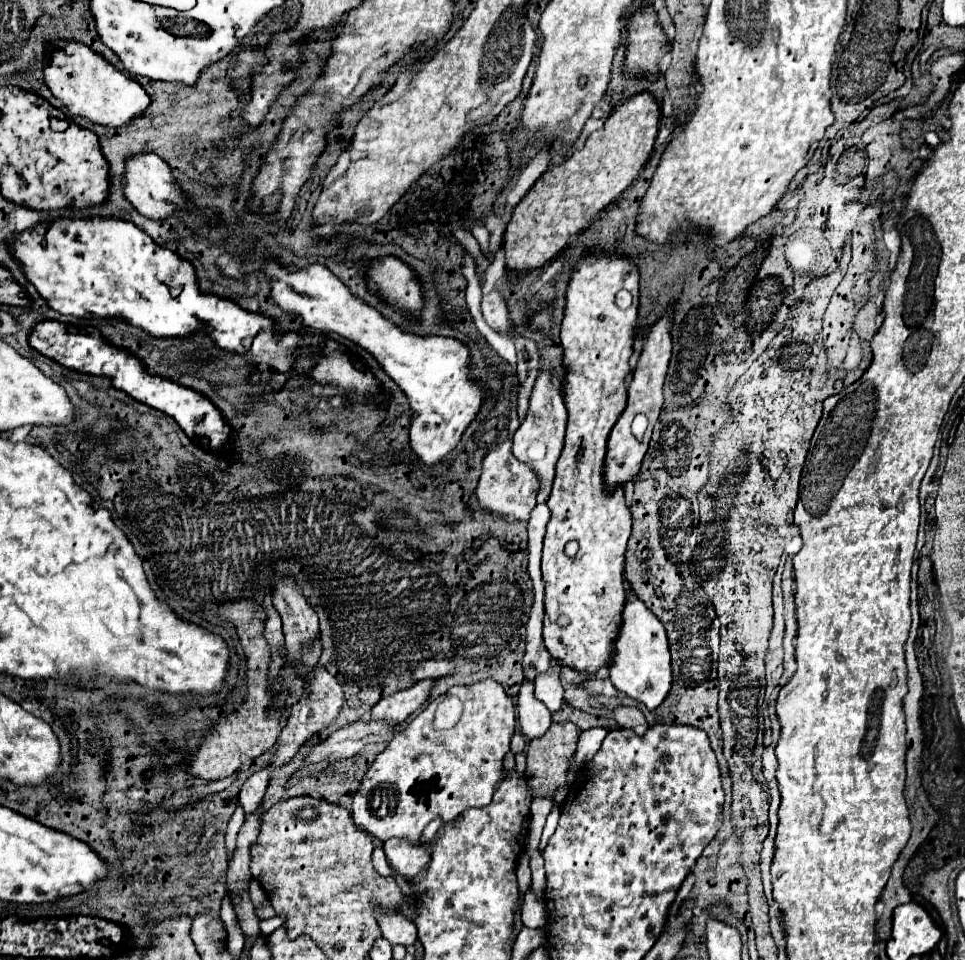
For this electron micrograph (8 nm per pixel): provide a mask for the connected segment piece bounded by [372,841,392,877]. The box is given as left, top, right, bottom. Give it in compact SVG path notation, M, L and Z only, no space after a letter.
M376 841L374 853L372 853L372 865L374 865L374 871L378 875L384 875L384 877L390 877L392 875L392 869L388 867L388 861L384 857L384 849L382 849L382 843L380 841Z

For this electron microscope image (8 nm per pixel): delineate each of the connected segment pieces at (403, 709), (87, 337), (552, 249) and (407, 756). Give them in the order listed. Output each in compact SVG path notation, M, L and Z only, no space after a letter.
M424 679L396 695L388 695L386 699L382 699L380 703L376 703L372 707L370 719L374 719L374 721L388 719L390 723L406 721L414 711L418 711L426 703L426 699L430 697L432 685L434 685L432 679Z
M40 321L34 325L30 337L28 337L28 343L30 347L34 347L38 353L58 361L60 365L64 367L70 367L70 369L76 369L76 371L82 371L82 373L92 373L92 375L104 375L104 377L110 377L114 387L126 391L130 397L134 397L136 401L140 403L146 403L158 411L164 411L166 415L174 417L178 421L178 425L186 431L188 437L192 439L208 439L208 445L212 451L224 451L230 435L232 435L232 429L226 425L222 413L200 393L192 391L192 389L186 389L182 385L176 385L172 383L170 379L162 379L162 377L154 377L150 375L142 361L136 359L134 355L126 353L124 349L116 349L112 345L108 345L100 331L96 327L84 327L84 333L68 333L66 331L66 325L60 323L60 321Z
M650 93L634 95L632 99L628 99L628 103L618 105L610 113L610 117L604 121L602 131L600 133L594 131L586 139L584 149L574 151L574 155L568 157L564 163L550 167L550 171L546 171L542 179L536 181L536 185L524 195L524 199L512 211L510 223L504 233L504 253L508 273L524 273L544 267L570 243L572 235L584 231L596 213L606 209L606 205L610 205L624 189L628 189L650 157L650 151L658 135L658 123L660 123L660 105L656 103L656 99Z
M484 679L468 687L452 687L450 695L456 695L464 703L462 717L452 729L434 729L434 701L404 731L400 731L370 765L352 803L352 819L362 831L380 841L398 837L410 839L414 845L422 845L418 839L422 829L430 823L430 813L438 813L442 821L448 823L456 819L460 811L470 807L486 807L492 801L492 793L502 777L502 759L510 751L510 737L516 729L516 707L504 693L502 685L492 679Z

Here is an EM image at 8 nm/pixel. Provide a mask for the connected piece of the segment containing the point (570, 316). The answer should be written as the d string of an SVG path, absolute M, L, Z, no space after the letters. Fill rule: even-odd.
M618 253L614 255L600 255L598 259L594 255L588 255L584 257L574 273L572 273L572 279L570 279L570 285L568 285L568 295L566 295L566 311L564 311L564 321L562 321L562 331L560 331L560 339L562 339L562 347L564 347L564 363L568 367L568 375L566 375L566 383L564 383L564 403L566 403L566 409L568 409L568 425L566 425L566 441L564 441L564 449L562 449L562 455L558 459L558 465L556 465L556 479L554 479L554 485L552 485L552 493L548 497L548 507L550 507L550 521L548 521L548 527L546 527L546 537L544 537L544 549L542 549L542 577L544 577L544 585L546 585L546 615L544 615L544 645L548 649L548 653L552 655L552 659L556 659L558 663L562 665L570 665L578 671L584 671L586 675L592 675L596 673L598 669L610 665L610 657L612 657L612 645L614 645L614 639L618 635L618 629L620 629L620 617L622 617L622 609L624 609L624 603L626 603L626 593L624 593L624 575L622 575L622 569L624 569L624 553L626 553L626 543L628 543L628 537L630 537L630 527L632 527L632 517L630 517L630 509L626 507L624 503L624 491L614 491L614 493L608 493L606 485L604 485L604 457L606 457L606 443L608 443L608 435L614 427L614 423L618 421L618 417L622 415L624 407L626 407L626 385L624 385L624 377L628 375L630 367L628 367L628 361L630 361L630 355L632 355L632 337L634 337L634 325L636 325L636 315L638 315L638 267L632 265L632 261L628 257L620 257ZM618 289L626 289L632 293L634 301L628 309L620 309L616 307L614 299L616 299L616 293ZM568 541L576 541L578 543L578 553L574 557L568 557L564 553L564 547Z

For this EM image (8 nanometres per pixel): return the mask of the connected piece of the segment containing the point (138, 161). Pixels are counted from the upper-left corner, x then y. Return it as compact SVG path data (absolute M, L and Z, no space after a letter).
M142 153L142 155L134 155L134 157L126 159L122 185L124 185L126 199L138 209L138 213L142 213L150 219L162 221L174 213L174 207L186 205L186 195L182 193L180 185L174 181L168 163L154 153Z

